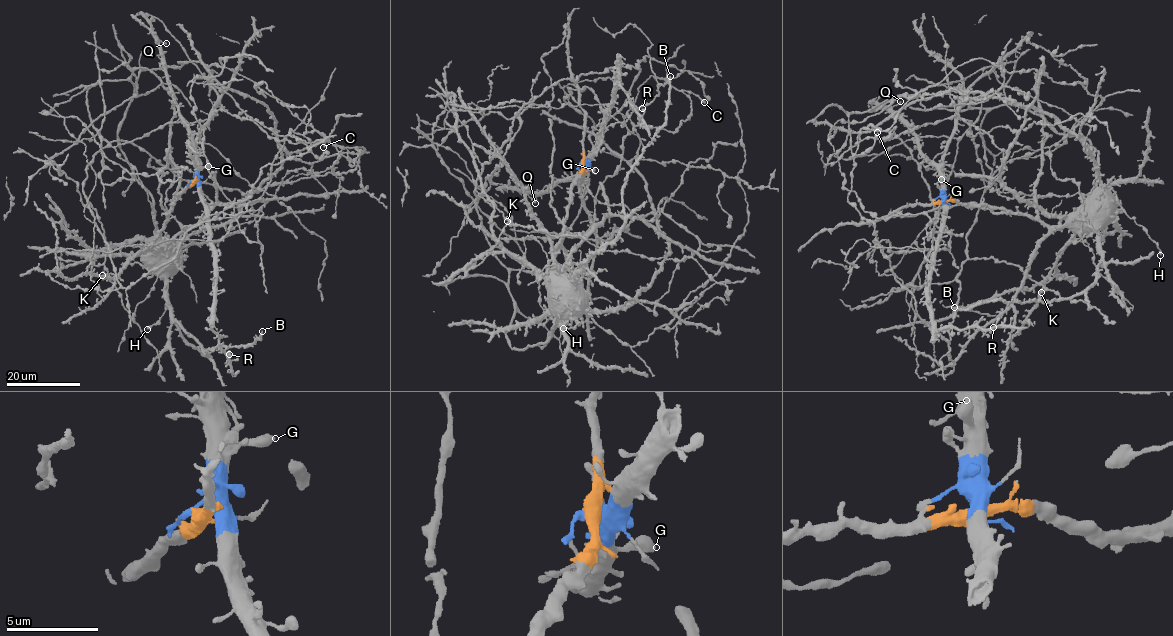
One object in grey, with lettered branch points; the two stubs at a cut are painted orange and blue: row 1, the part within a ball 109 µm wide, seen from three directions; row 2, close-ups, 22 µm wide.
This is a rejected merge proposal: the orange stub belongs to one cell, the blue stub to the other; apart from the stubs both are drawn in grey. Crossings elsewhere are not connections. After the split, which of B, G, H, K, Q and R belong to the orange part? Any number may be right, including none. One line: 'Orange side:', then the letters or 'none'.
Orange side: B, H, K

